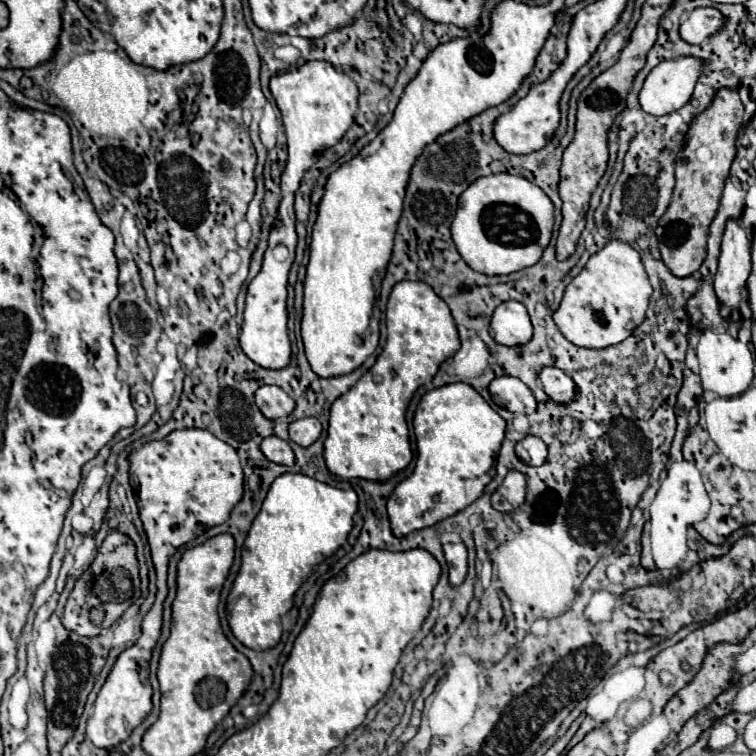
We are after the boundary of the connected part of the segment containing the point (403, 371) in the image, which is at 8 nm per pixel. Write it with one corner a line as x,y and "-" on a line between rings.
400,281
394,285
386,307
386,329
386,344
370,369
371,372
380,372
382,381
376,383
372,373
364,373
358,383
350,387
350,391
340,395
332,403
330,409
328,437
324,441
324,459
330,473
344,479
360,477
368,481
384,481
394,473
402,471
412,461
408,427
404,419
406,407
412,399
412,393
420,385
432,381
438,365
460,347
458,331
448,305
432,291
432,287
422,281

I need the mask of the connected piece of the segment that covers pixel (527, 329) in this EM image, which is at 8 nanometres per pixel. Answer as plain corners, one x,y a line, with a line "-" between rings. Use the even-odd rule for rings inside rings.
504,301
492,315
492,337
500,345
524,345
532,339
532,323
526,307
518,301

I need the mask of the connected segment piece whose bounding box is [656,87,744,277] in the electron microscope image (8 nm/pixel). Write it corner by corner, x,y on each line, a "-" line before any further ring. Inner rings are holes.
730,87
718,89
712,103
690,123
690,129
686,133
686,145
676,157
674,195
656,227
662,261
678,277
686,277
698,271
706,257
708,227
718,209
722,187
728,177
732,159
736,155
734,141
742,125
744,125
744,105
738,97
738,91
-
700,147
708,147
712,159
698,159
696,151

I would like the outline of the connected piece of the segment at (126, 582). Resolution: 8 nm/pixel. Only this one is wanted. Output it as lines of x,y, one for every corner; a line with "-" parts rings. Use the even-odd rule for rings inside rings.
110,531
104,539
104,543
98,549
96,559
92,565
82,573
82,577
76,581
62,613
62,625
68,631
74,631
78,635
94,637
102,629
108,629
128,607
140,597
140,577
138,577
138,561
136,561
136,547
132,539
120,531
-
118,601
118,603
114,603
-
104,605
106,617
102,625
96,625
90,619
90,609

